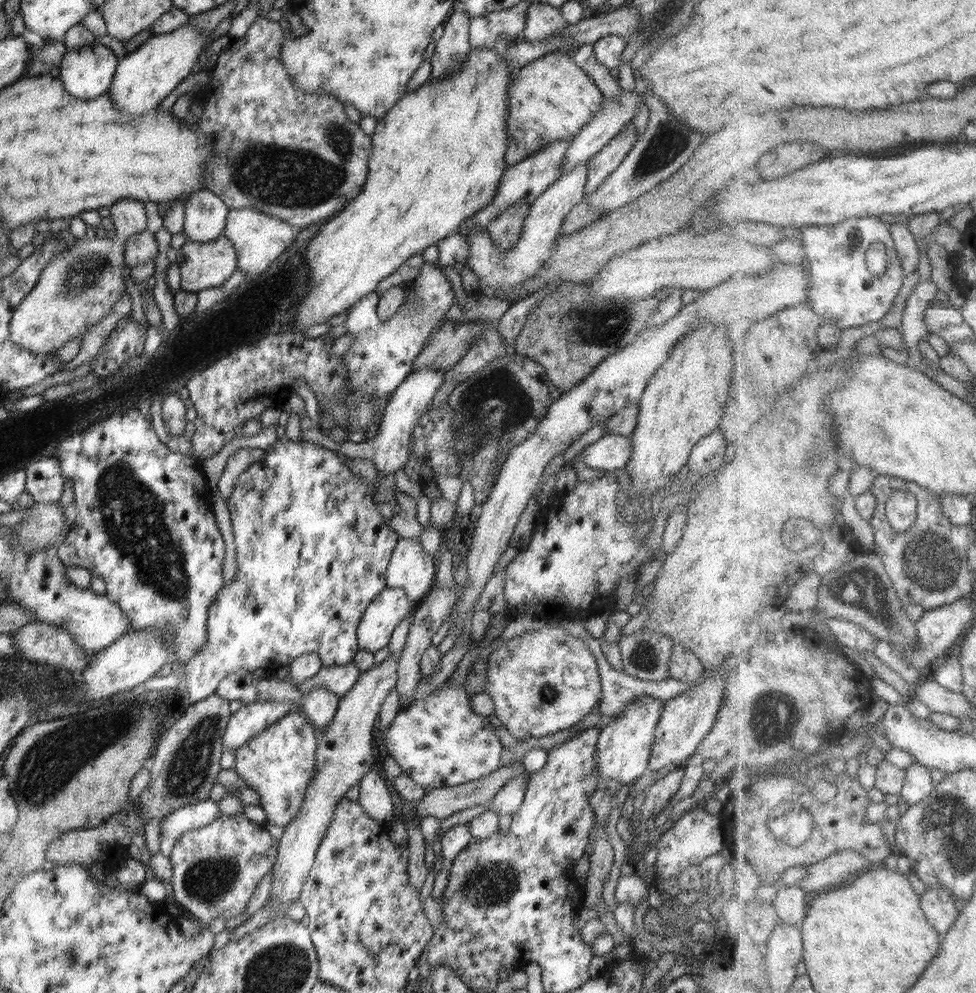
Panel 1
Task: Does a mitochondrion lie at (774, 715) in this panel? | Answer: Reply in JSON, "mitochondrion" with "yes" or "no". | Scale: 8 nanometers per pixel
{"mitochondrion":"yes"}

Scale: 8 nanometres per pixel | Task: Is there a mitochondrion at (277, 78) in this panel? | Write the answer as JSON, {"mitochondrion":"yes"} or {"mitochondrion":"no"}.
{"mitochondrion":"no"}

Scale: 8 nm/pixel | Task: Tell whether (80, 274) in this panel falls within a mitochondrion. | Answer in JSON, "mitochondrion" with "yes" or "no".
{"mitochondrion":"yes"}

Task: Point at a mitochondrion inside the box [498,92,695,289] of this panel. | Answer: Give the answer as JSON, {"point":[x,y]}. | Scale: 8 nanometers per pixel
{"point":[667,141]}

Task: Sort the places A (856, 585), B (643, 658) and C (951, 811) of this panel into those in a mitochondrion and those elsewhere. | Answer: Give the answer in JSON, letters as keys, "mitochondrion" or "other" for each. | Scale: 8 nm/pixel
{"A":"mitochondrion","B":"mitochondrion","C":"mitochondrion"}

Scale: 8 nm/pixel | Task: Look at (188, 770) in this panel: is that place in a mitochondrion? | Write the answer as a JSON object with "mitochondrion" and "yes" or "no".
{"mitochondrion":"yes"}

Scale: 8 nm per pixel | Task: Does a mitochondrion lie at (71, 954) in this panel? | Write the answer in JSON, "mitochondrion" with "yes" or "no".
{"mitochondrion":"yes"}

